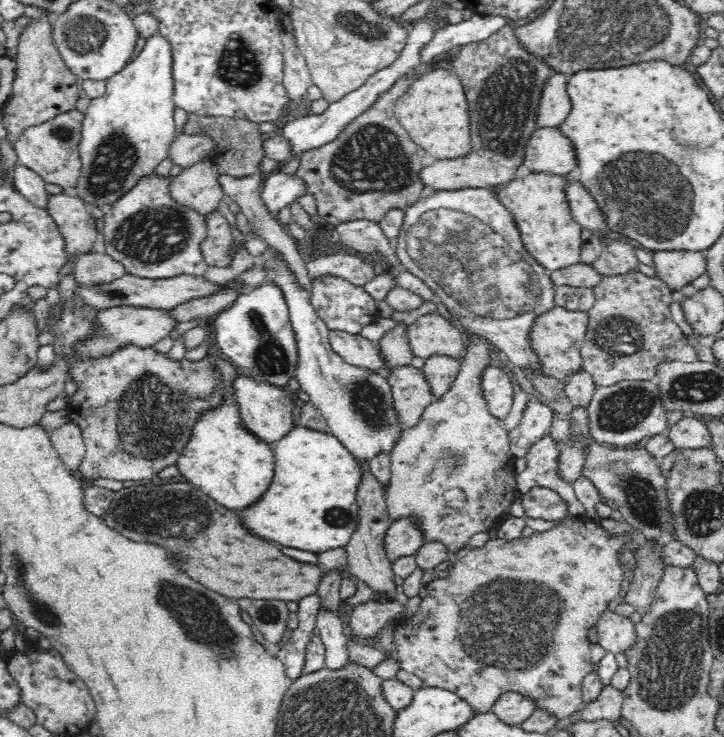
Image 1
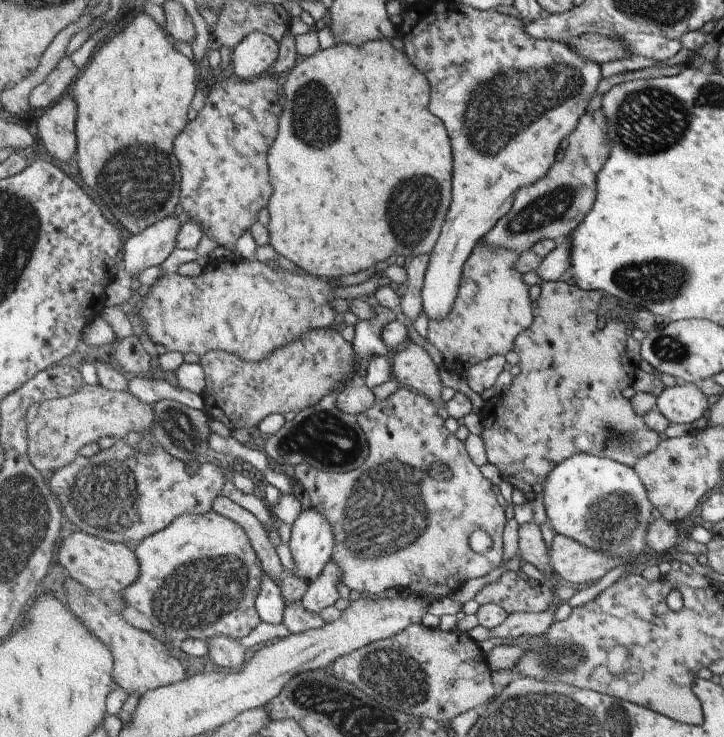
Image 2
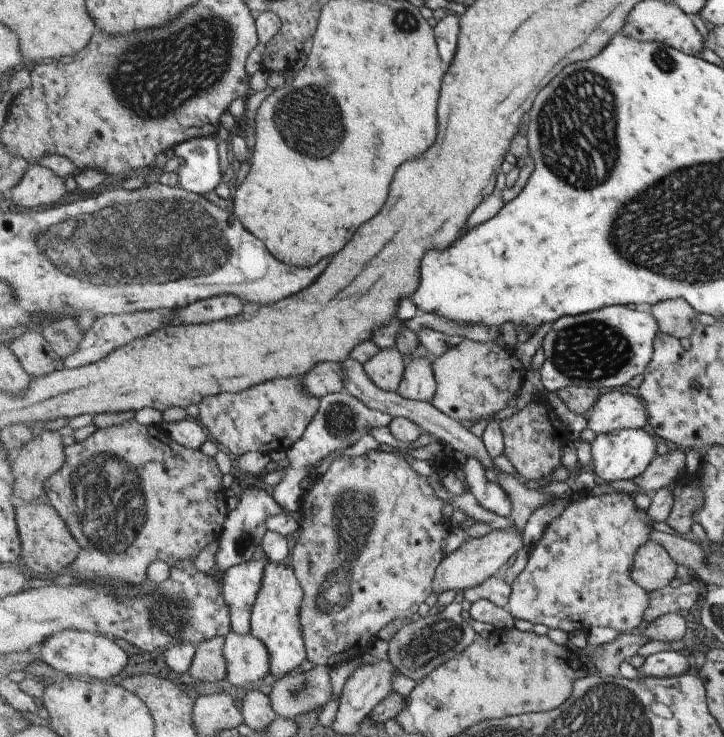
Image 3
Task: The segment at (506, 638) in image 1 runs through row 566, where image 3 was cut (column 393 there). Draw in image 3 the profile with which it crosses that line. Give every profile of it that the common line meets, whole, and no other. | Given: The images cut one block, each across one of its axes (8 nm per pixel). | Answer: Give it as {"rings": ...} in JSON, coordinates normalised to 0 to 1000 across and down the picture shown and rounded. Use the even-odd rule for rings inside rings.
{"rings":[[[512,609],[496,619],[465,616],[453,636],[441,649],[435,650],[431,664],[420,669],[416,706],[412,708],[414,726],[403,745],[403,768],[420,801],[417,832],[414,834],[427,897],[435,902],[456,906],[464,901],[485,897],[490,890],[499,893],[518,874],[518,868],[522,867],[521,860],[526,858],[526,852],[532,852],[535,847],[540,847],[548,839],[562,841],[581,825],[584,817],[590,817],[590,811],[595,809],[598,802],[605,768],[617,757],[615,749],[612,749],[612,733],[620,727],[620,720],[624,719],[622,712],[615,712],[617,703],[612,700],[612,693],[615,693],[615,682],[604,673],[604,668],[593,657],[590,646],[581,646],[551,615]]]}

